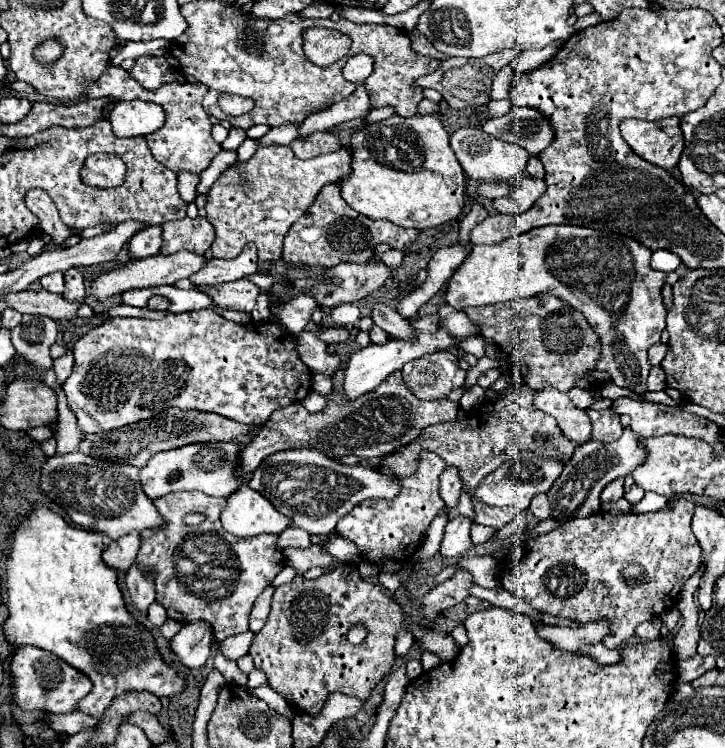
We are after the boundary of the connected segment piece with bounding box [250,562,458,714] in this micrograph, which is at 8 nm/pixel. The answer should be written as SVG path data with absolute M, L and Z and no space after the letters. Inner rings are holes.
M344 562L342 566L336 566L334 570L324 572L316 580L306 580L302 576L296 576L290 584L276 588L272 596L272 610L270 610L268 622L258 634L254 634L250 656L256 668L266 672L268 684L272 690L282 694L286 700L292 700L294 706L300 708L302 712L314 714L314 712L320 712L320 704L324 704L324 700L332 692L366 700L372 688L386 676L386 672L392 670L392 664L396 658L394 638L400 628L407 628L412 632L423 652L436 652L442 660L454 660L458 654L458 648L456 644L452 644L450 634L434 632L426 628L420 619L414 620L413 616L402 610L402 606L394 598L390 598L380 586L374 586L362 580L354 564L350 566L348 562ZM354 624L362 624L368 630L368 636L362 644L354 645L346 640L346 634Z

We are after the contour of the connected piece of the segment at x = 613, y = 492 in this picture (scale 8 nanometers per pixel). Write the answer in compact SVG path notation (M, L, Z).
M614 480L602 490L602 502L616 502L624 496L624 480Z

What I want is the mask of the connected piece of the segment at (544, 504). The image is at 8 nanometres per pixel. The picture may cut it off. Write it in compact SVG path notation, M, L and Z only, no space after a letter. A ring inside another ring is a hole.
M540 494L540 496L534 496L532 498L532 504L530 504L530 512L540 518L540 520L548 520L552 516L552 508L550 508L550 502L546 498L546 494Z

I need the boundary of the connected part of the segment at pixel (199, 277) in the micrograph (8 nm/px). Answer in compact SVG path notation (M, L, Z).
M246 244L240 256L232 260L218 260L212 258L204 266L204 270L196 272L190 282L192 284L224 284L224 282L234 282L244 276L256 274L258 272L258 256L256 256L256 246Z

